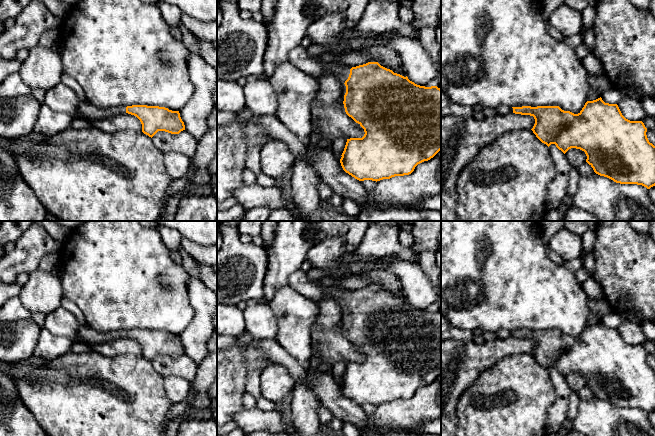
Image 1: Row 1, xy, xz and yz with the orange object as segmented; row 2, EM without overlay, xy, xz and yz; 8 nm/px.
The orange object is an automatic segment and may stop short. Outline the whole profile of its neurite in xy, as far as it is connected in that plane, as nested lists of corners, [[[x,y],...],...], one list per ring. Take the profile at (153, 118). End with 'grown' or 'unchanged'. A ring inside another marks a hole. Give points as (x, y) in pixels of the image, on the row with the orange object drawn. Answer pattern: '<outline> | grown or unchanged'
[[[85,99],[78,106],[79,117],[91,121],[124,113],[136,116],[142,124],[142,132],[151,138],[158,131],[179,134],[181,131],[185,130],[185,125],[180,117],[179,111],[172,111],[165,107],[132,105],[127,107],[115,106],[100,108],[92,105]]] | grown

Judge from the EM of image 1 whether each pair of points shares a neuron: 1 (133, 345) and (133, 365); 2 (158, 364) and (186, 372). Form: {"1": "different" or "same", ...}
{"1": "different", "2": "same"}

